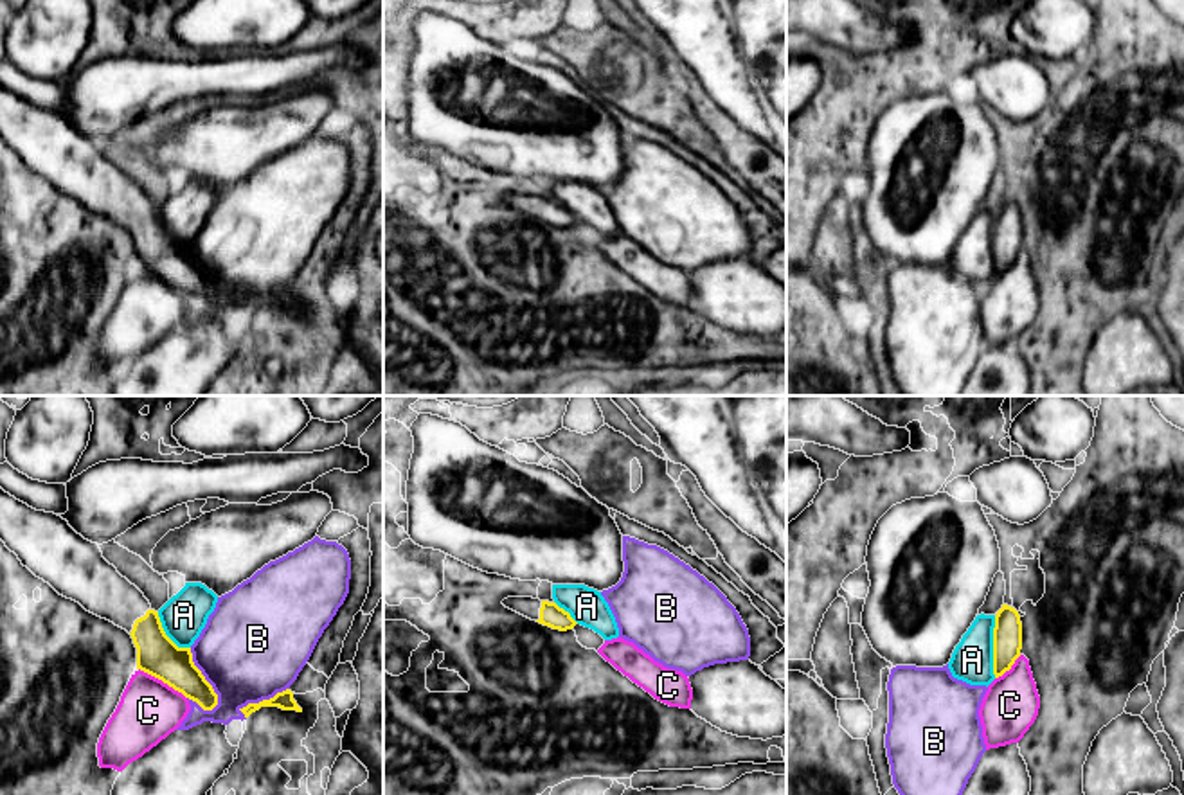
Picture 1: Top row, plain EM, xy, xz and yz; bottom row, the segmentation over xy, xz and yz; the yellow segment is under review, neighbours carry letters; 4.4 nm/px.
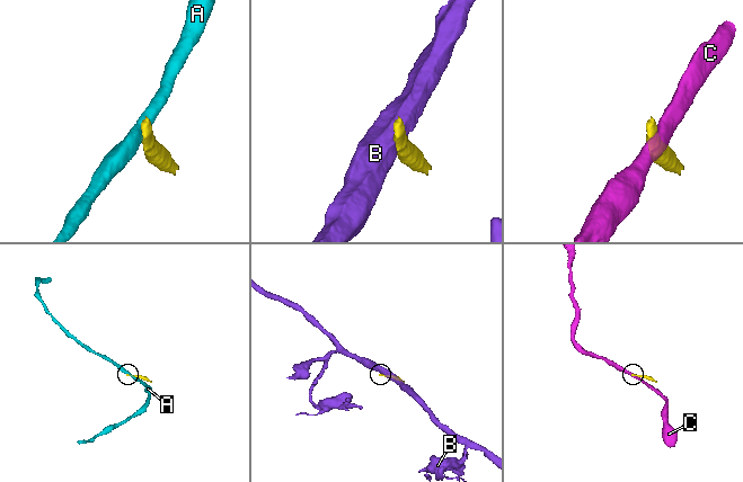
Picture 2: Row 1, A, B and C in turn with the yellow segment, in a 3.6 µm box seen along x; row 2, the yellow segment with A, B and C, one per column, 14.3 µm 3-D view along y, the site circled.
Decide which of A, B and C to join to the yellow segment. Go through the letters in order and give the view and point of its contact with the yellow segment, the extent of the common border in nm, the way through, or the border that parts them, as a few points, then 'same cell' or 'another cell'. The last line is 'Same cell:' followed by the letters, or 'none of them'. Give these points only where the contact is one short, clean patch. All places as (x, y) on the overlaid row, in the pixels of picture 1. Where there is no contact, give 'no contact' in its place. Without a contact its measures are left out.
A: contact yz (994, 646); length 280 nm; border yz (995, 616), (994, 677); another cell
B: contact xy (206, 680); length 300 nm; another cell
C: contact xy (162, 680); length 260 nm; another cell
Same cell: none of them

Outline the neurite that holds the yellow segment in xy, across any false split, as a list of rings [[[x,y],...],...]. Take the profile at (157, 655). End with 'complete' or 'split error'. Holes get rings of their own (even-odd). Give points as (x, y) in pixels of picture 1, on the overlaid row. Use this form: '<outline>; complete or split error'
[[[0,487],[0,540],[36,577],[86,612],[126,630],[137,648],[137,669],[162,680],[203,710],[218,705],[218,694],[193,662],[191,648],[178,648],[164,631],[158,612],[144,594],[110,565],[97,543],[77,534],[54,513],[36,511]]]; split error

